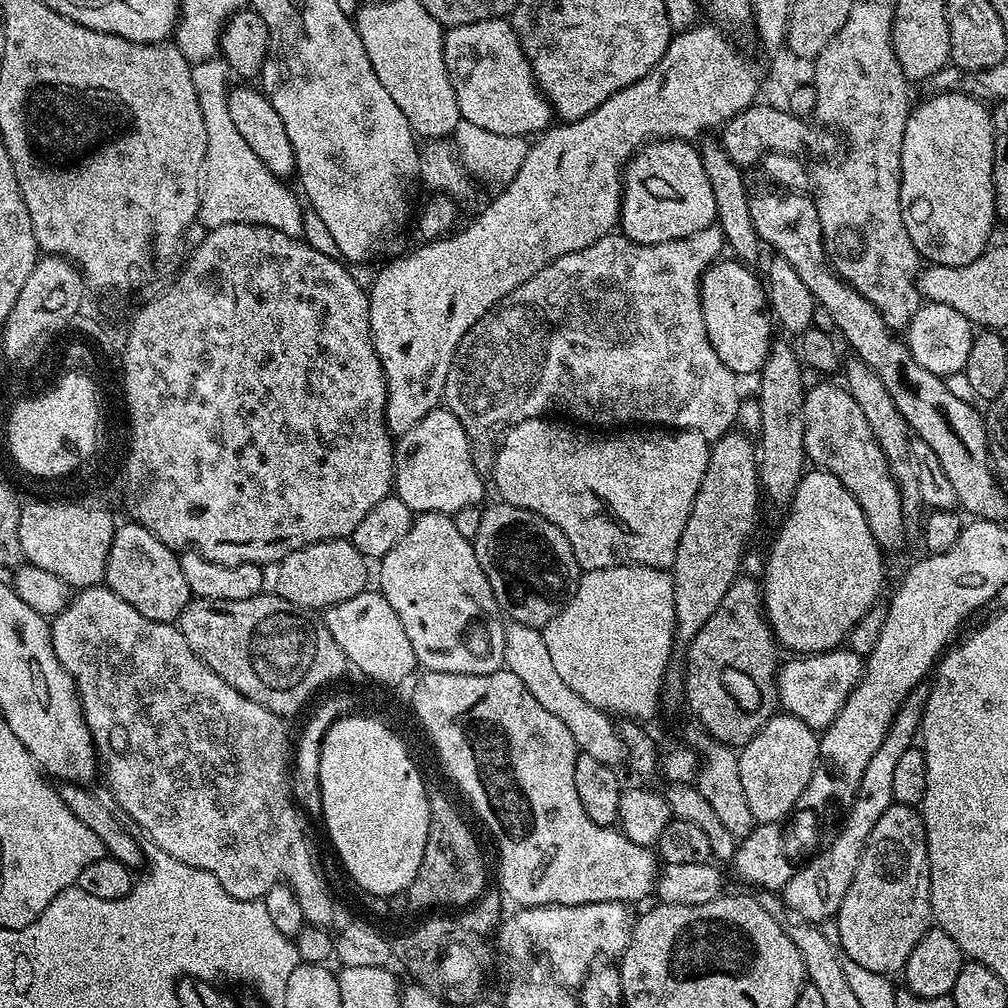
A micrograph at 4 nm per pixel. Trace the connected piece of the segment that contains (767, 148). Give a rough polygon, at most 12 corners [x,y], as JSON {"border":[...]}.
{"border":[[754,102],[723,125],[744,170],[768,152],[837,155],[837,133]]}

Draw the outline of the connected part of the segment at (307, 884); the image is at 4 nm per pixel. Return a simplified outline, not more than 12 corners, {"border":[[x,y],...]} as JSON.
{"border":[[107,586],[50,624],[115,807],[239,900],[332,896],[285,721]]}

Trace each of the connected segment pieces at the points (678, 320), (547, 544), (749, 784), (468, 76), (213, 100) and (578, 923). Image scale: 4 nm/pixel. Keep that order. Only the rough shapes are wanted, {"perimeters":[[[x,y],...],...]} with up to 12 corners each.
{"perimeters":[[[719,226],[613,234],[462,338],[469,433],[737,423],[702,318]],[[483,509],[472,541],[505,617],[543,629],[580,563],[554,522]],[[774,714],[739,749],[757,824],[793,815],[812,777],[817,729]],[[508,18],[458,24],[444,61],[461,120],[531,137],[552,105]],[[223,59],[192,65],[206,122],[201,229],[299,237],[301,201],[230,122]],[[621,902],[521,907],[498,929],[541,952],[564,988],[595,956],[619,957],[633,913]]]}

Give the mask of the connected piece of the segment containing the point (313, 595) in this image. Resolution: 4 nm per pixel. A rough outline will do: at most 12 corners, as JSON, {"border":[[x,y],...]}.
{"border":[[351,539],[323,540],[275,565],[274,592],[327,610],[369,587]]}

